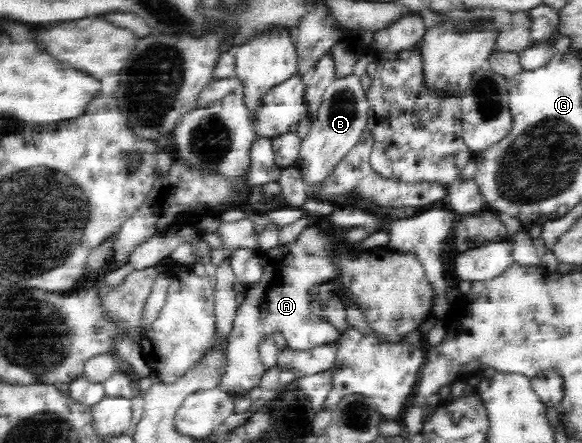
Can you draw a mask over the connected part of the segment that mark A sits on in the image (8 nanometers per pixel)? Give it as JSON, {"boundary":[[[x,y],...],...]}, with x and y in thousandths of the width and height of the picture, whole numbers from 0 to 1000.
{"boundary":[[[536,503],[509,544],[478,555],[471,573],[448,576],[455,587],[457,616],[445,639],[428,646],[428,659],[409,695],[375,867],[380,883],[399,896],[421,894],[450,865],[448,851],[457,835],[445,813],[442,772],[455,754],[467,756],[479,745],[493,777],[514,790],[550,777],[574,779],[579,743],[553,718],[543,675],[529,666],[529,648],[569,634],[579,623],[570,571],[586,546],[579,528],[565,528]]]}

